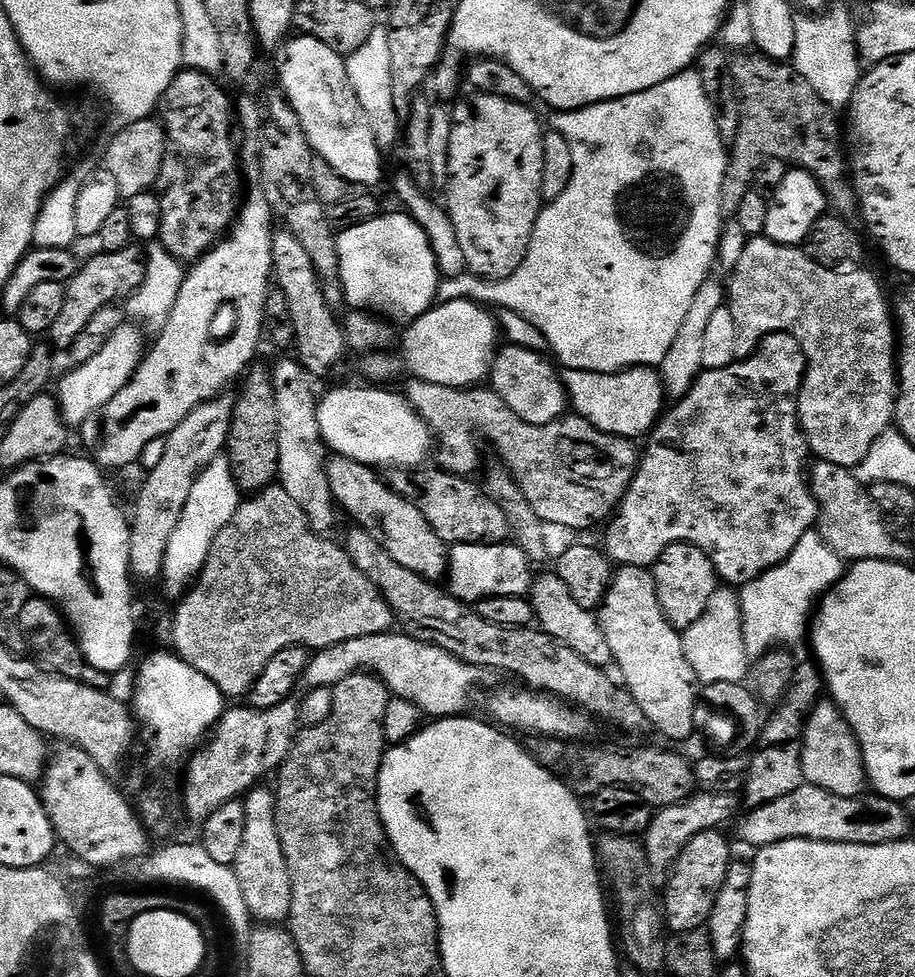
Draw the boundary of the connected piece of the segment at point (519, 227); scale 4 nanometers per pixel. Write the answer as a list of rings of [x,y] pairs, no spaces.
[[[476,94],[471,98],[473,100],[468,100],[465,104],[460,104],[457,108],[453,107],[451,109],[452,129],[450,130],[450,154],[448,155],[448,179],[446,181],[446,187],[448,187],[446,209],[449,217],[453,220],[455,233],[458,234],[458,243],[462,246],[467,271],[471,272],[473,276],[480,277],[481,280],[495,282],[514,275],[518,270],[518,266],[522,266],[522,262],[528,253],[530,238],[534,234],[536,219],[540,217],[545,129],[543,127],[540,128],[540,120],[531,112],[533,109],[529,105],[510,102],[506,98],[498,98],[497,96]]]

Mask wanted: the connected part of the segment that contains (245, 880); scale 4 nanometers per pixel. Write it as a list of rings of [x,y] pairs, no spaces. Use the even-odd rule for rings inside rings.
[[[257,786],[243,797],[246,810],[246,835],[242,838],[242,850],[238,850],[234,869],[242,894],[246,897],[246,906],[253,921],[264,926],[280,926],[290,914],[292,901],[292,879],[286,866],[286,854],[278,838],[276,821],[276,797],[264,786]]]

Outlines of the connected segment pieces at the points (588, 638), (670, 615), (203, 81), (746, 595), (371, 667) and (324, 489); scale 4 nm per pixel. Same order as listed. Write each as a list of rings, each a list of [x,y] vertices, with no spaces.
[[[541,571],[533,579],[530,599],[535,623],[546,634],[550,634],[550,638],[558,638],[558,642],[570,646],[570,650],[575,650],[582,658],[586,658],[586,662],[599,668],[607,669],[613,663],[606,634],[602,634],[599,615],[590,610],[582,610],[582,606],[578,606],[577,600],[571,596],[570,590],[555,571]]]
[[[671,544],[658,558],[654,566],[658,602],[666,618],[676,629],[694,626],[698,618],[710,606],[710,598],[716,593],[718,577],[710,558],[693,544]]]
[[[181,70],[174,82],[170,82],[158,109],[159,119],[168,134],[166,158],[162,162],[162,170],[154,189],[162,202],[162,226],[158,240],[175,260],[181,262],[202,259],[211,248],[220,243],[238,215],[238,201],[242,196],[242,160],[238,155],[238,136],[236,140],[232,133],[234,100],[232,104],[220,82],[219,79],[207,76],[205,72]]]
[[[813,530],[802,534],[802,542],[794,546],[790,558],[776,568],[754,578],[739,589],[742,610],[742,634],[749,657],[759,658],[781,646],[793,646],[805,639],[818,601],[833,588],[846,571],[845,561]]]
[[[392,632],[374,634],[366,638],[350,638],[350,642],[338,642],[329,648],[319,649],[309,659],[308,669],[302,680],[309,689],[335,688],[338,682],[350,678],[358,671],[376,676],[388,687],[397,700],[414,702],[428,718],[464,716],[472,704],[472,695],[494,679],[491,668],[479,668],[462,662],[454,654],[426,642],[418,642],[413,636]]]
[[[291,359],[282,361],[272,372],[272,385],[278,402],[278,484],[302,506],[312,530],[328,534],[336,524],[338,505],[332,498],[324,456],[326,445],[318,426],[318,392],[312,389],[313,377],[302,367],[299,359]]]

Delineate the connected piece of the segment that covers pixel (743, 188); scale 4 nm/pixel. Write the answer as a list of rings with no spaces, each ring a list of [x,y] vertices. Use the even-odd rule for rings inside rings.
[[[763,54],[750,55],[737,55],[732,62],[734,82],[740,94],[740,125],[736,143],[730,148],[728,173],[722,182],[721,213],[734,218],[742,198],[753,191],[761,166],[771,160],[780,160],[820,180],[832,203],[831,211],[849,222],[855,221],[858,201],[853,181],[848,177],[850,160],[846,155],[845,137],[844,140],[840,137],[837,109],[822,102],[814,86],[810,86],[791,63],[772,60]]]

